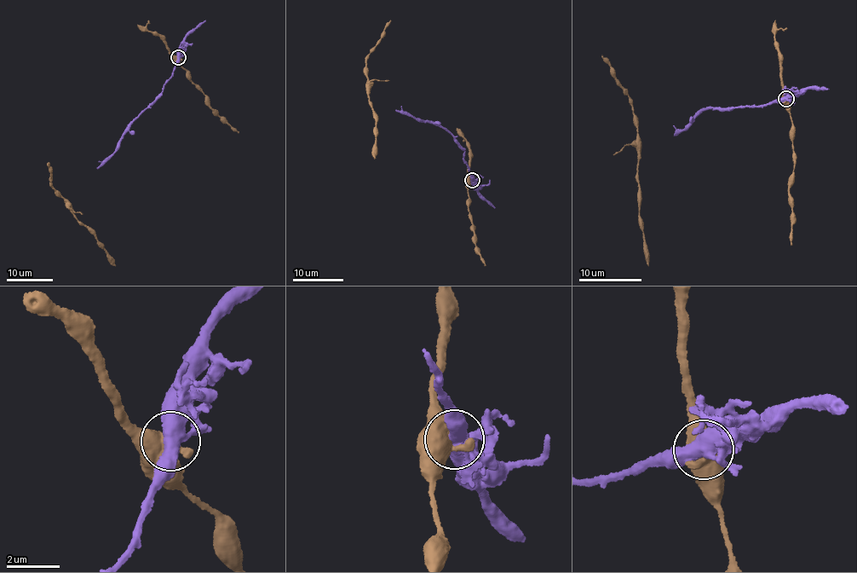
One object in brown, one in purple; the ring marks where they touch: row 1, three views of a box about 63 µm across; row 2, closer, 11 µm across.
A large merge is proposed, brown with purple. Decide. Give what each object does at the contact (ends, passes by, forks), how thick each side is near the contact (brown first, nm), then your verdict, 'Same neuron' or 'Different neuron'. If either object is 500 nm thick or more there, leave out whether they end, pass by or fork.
Thickness 500 nm (brown) against 550 nm. Different neuron

